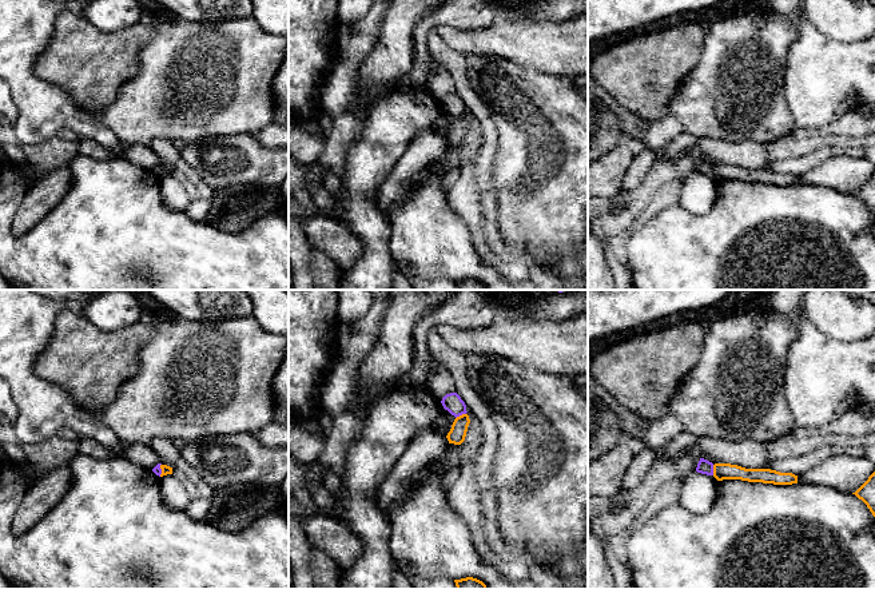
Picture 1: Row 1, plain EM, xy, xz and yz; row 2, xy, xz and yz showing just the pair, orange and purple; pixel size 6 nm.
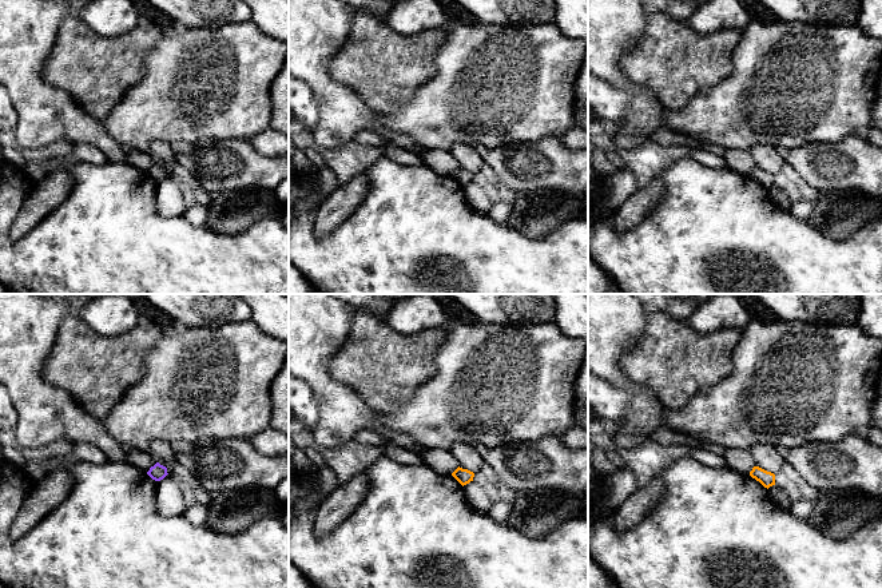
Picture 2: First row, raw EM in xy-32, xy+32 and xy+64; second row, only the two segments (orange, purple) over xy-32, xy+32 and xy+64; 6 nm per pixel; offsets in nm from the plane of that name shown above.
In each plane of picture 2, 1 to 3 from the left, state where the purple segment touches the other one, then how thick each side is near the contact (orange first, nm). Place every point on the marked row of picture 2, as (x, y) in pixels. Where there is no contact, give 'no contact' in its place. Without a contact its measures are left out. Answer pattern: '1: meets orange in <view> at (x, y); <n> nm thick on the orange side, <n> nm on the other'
1: no contact
2: no contact
3: no contact

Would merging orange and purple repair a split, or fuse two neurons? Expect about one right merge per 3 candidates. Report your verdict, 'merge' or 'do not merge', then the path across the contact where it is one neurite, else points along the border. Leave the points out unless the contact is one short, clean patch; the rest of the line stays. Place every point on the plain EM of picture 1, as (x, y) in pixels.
do not merge | along xz (465, 114), (456, 119)

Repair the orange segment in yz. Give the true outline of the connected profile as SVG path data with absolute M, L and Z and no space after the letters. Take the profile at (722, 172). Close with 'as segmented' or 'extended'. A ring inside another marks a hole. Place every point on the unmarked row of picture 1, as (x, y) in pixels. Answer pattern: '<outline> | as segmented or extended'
M715 164L713 178L717 182L741 180L748 183L763 183L773 186L798 184L798 176L792 174L780 174L771 170L745 170L731 164Z | as segmented

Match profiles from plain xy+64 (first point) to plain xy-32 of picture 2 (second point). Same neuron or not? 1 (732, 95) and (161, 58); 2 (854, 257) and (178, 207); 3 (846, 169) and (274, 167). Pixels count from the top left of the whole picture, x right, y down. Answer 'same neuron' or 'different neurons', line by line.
1: same neuron
2: different neurons
3: same neuron

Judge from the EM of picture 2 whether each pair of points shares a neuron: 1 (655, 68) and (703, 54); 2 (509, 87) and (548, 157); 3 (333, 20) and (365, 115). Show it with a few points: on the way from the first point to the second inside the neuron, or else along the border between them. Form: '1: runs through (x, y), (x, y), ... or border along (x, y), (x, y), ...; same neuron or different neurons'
1: runs through (667, 62), (691, 62); same neuron
2: border along (559, 136), (543, 136), (535, 140), (509, 143); different neurons
3: runs through (320, 46), (320, 79), (340, 99); same neuron

